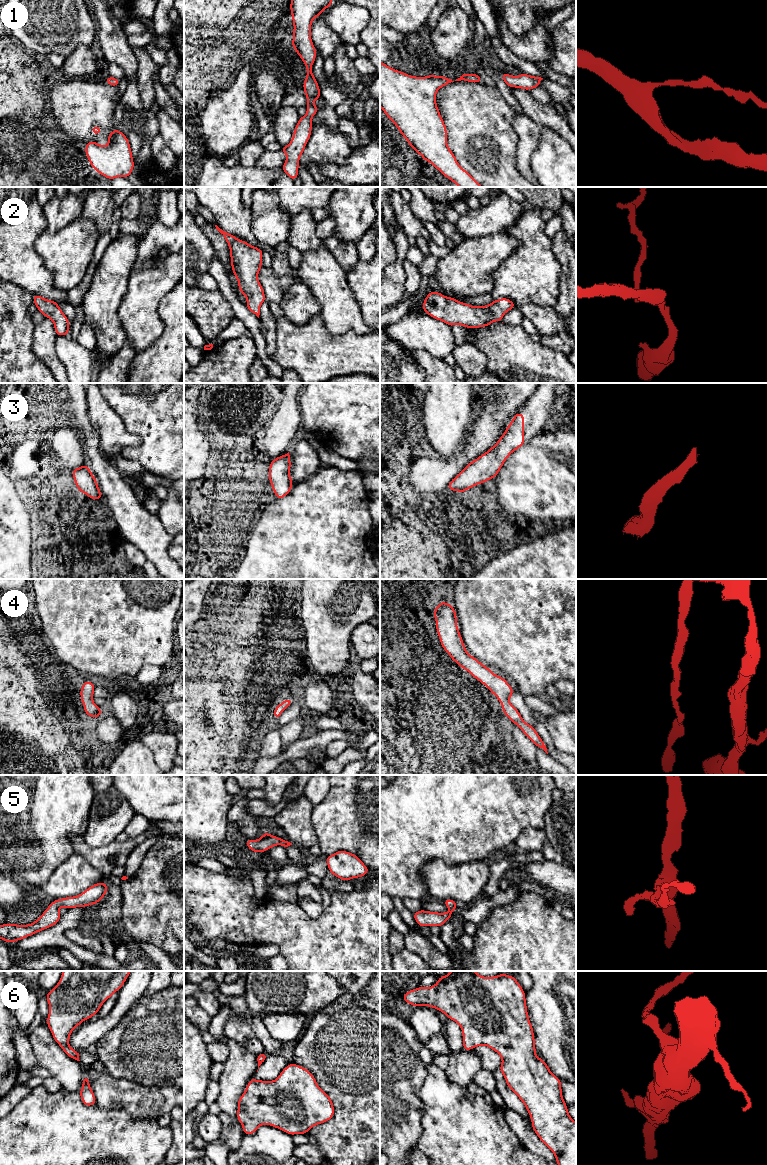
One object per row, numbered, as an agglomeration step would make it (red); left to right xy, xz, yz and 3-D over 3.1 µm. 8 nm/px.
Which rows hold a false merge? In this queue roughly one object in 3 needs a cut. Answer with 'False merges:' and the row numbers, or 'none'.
False merges: none

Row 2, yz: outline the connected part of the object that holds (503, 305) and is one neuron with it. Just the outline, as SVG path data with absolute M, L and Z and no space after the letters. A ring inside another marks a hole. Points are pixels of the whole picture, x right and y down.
M432 291L427 294L422 307L426 314L450 327L458 324L465 328L480 328L489 326L493 321L502 322L504 314L516 304L508 298L500 298L485 306L471 306Z

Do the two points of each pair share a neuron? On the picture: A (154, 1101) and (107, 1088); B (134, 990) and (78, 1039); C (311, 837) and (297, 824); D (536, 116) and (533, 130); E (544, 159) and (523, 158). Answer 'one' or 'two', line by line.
A: one
B: one
C: one
D: two
E: two

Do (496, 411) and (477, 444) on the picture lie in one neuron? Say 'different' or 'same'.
same

